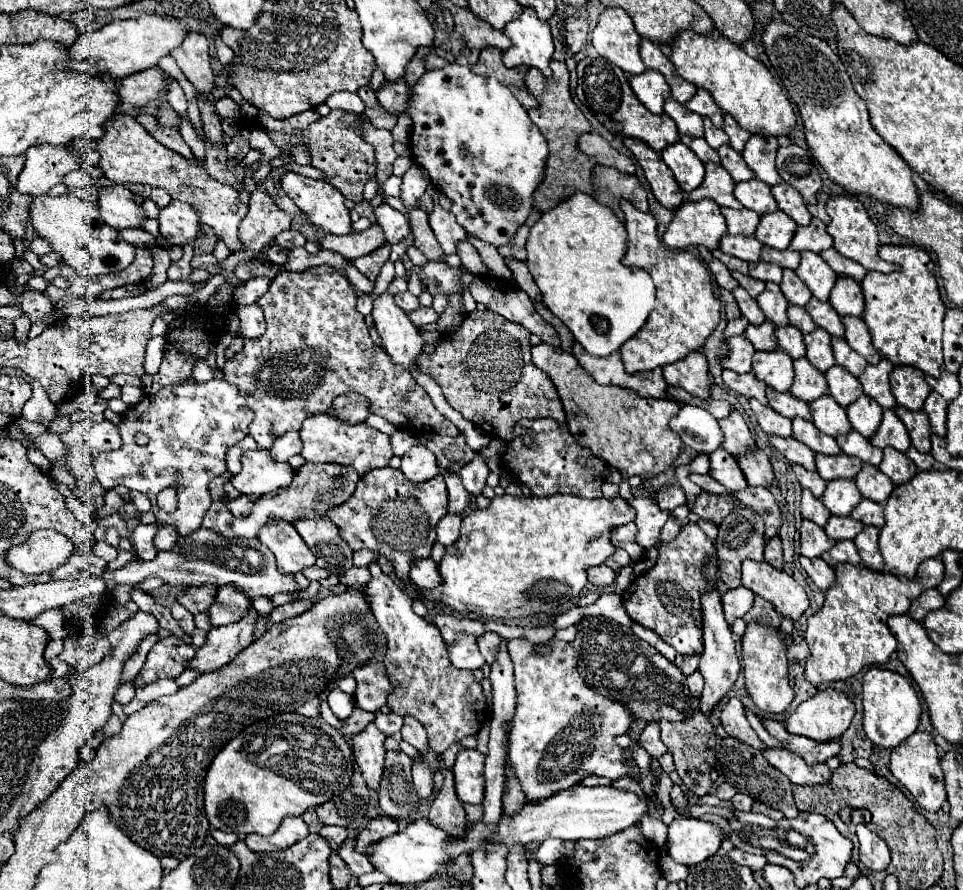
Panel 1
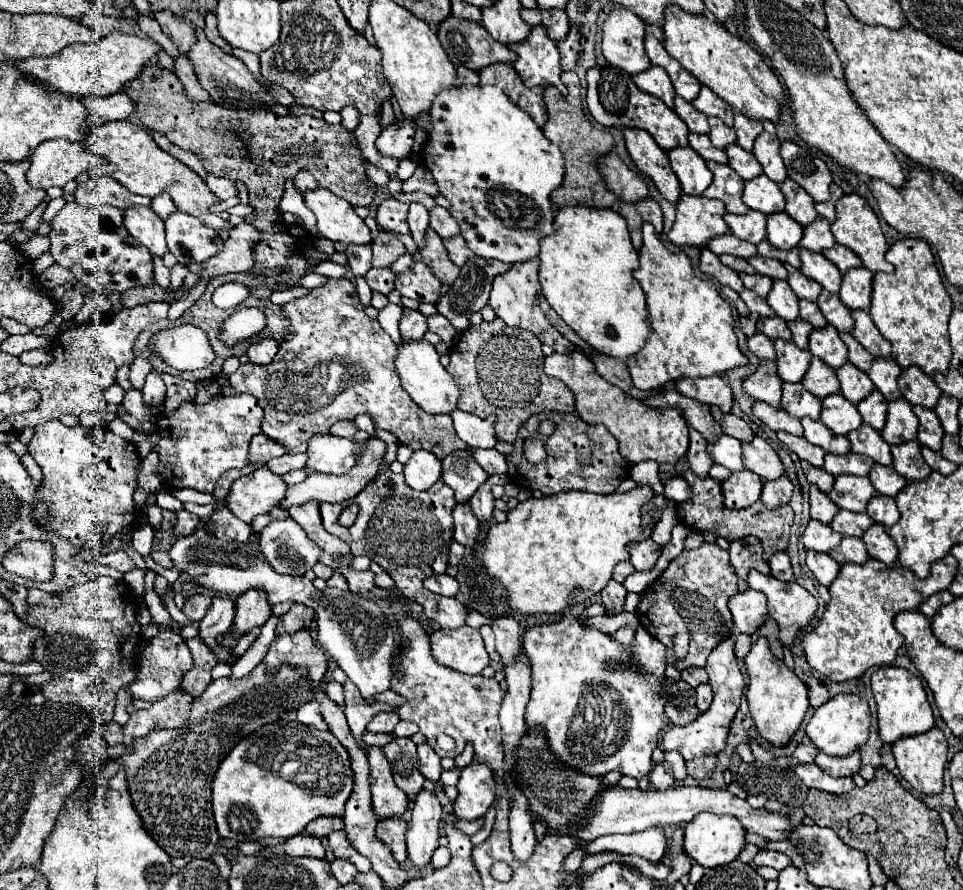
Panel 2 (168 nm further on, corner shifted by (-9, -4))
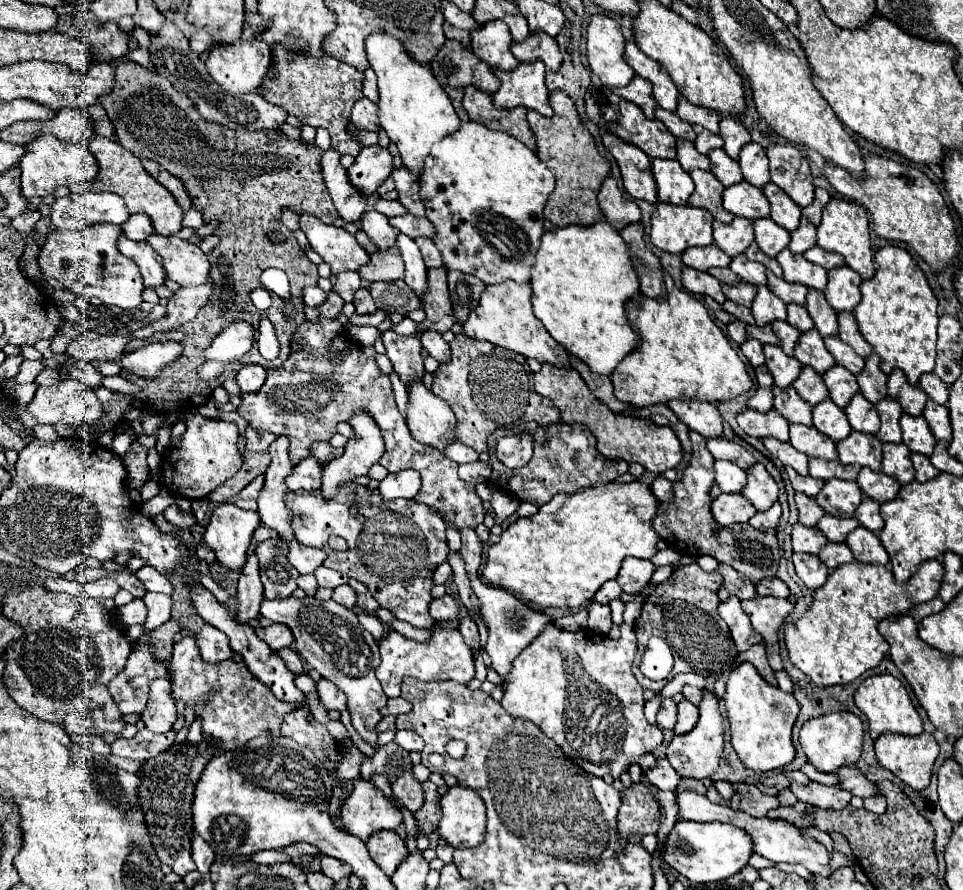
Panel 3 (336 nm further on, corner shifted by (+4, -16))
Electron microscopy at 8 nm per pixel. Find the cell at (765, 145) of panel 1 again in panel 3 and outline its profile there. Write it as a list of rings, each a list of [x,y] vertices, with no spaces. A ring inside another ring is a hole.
[[[750,142],[742,148],[740,152],[740,166],[742,166],[742,174],[744,180],[754,184],[756,188],[762,188],[764,184],[770,182],[770,174],[768,174],[768,158],[766,158],[766,150],[756,144]]]

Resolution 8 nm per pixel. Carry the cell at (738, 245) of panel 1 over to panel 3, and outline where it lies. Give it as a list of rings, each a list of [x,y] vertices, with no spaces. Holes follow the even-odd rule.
[[[710,244],[704,248],[688,248],[682,254],[682,262],[686,266],[696,268],[696,270],[704,270],[704,272],[712,266],[728,266],[730,260],[732,258],[726,252],[722,252],[716,244]]]

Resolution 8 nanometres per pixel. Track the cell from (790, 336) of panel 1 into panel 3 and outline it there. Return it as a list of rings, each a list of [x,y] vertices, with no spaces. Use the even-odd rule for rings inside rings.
[[[774,322],[774,324],[772,324],[772,330],[774,330],[776,336],[780,338],[782,350],[784,350],[788,356],[792,356],[792,354],[794,354],[794,344],[796,344],[800,332],[798,332],[794,326],[790,326],[788,322]]]

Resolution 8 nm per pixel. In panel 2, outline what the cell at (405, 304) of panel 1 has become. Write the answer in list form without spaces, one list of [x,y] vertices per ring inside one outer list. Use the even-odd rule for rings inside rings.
[[[403,308],[399,330],[401,330],[403,344],[409,344],[413,340],[423,340],[425,332],[427,332],[427,318],[419,310]]]

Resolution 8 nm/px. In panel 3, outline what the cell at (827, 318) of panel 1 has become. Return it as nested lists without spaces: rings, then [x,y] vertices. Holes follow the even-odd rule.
[[[810,290],[806,298],[806,310],[812,316],[816,330],[822,336],[836,336],[838,334],[838,322],[836,322],[836,312],[830,308],[822,292]]]

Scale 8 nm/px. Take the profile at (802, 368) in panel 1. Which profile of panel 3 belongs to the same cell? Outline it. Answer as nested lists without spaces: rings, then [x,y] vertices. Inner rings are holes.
[[[804,366],[800,376],[794,380],[792,384],[798,392],[798,396],[808,402],[810,406],[816,406],[820,404],[822,400],[828,398],[828,390],[826,390],[826,384],[822,380],[822,376],[818,372],[814,372],[810,366]]]

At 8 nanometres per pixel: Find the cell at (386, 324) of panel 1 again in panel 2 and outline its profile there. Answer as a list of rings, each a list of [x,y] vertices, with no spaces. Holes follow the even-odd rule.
[[[427,340],[413,342],[413,344],[399,344],[399,354],[397,354],[397,370],[403,382],[403,388],[407,394],[429,414],[451,414],[457,410],[457,400],[461,396],[459,386],[455,384],[453,376],[441,366],[439,354],[435,352],[435,346],[431,346]]]

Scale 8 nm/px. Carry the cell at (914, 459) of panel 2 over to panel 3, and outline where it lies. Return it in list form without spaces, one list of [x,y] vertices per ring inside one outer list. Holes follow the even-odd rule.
[[[884,444],[882,472],[898,480],[900,484],[910,484],[914,480],[910,450],[904,444]]]

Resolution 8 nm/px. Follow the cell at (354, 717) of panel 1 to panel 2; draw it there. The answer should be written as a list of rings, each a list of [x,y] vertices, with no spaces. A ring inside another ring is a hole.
[[[379,712],[369,724],[367,730],[369,732],[393,732],[393,728],[397,726],[401,718],[397,716],[397,712]]]

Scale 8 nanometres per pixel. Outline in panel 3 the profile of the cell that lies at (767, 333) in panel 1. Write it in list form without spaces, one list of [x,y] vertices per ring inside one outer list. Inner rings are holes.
[[[746,326],[746,338],[756,338],[762,344],[780,344],[770,326]]]

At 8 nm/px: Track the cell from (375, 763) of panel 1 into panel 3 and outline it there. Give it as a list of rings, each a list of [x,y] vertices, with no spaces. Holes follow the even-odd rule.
[[[354,780],[354,790],[342,806],[342,822],[352,836],[366,840],[378,830],[396,830],[402,822],[400,810],[370,780]]]

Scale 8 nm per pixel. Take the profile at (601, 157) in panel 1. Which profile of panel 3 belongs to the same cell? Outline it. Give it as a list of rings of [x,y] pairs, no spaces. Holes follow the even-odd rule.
[[[608,176],[602,184],[602,188],[598,192],[598,204],[604,212],[606,222],[616,230],[622,230],[626,224],[640,222],[640,208],[632,200],[626,200],[622,196],[622,192],[612,176]]]

